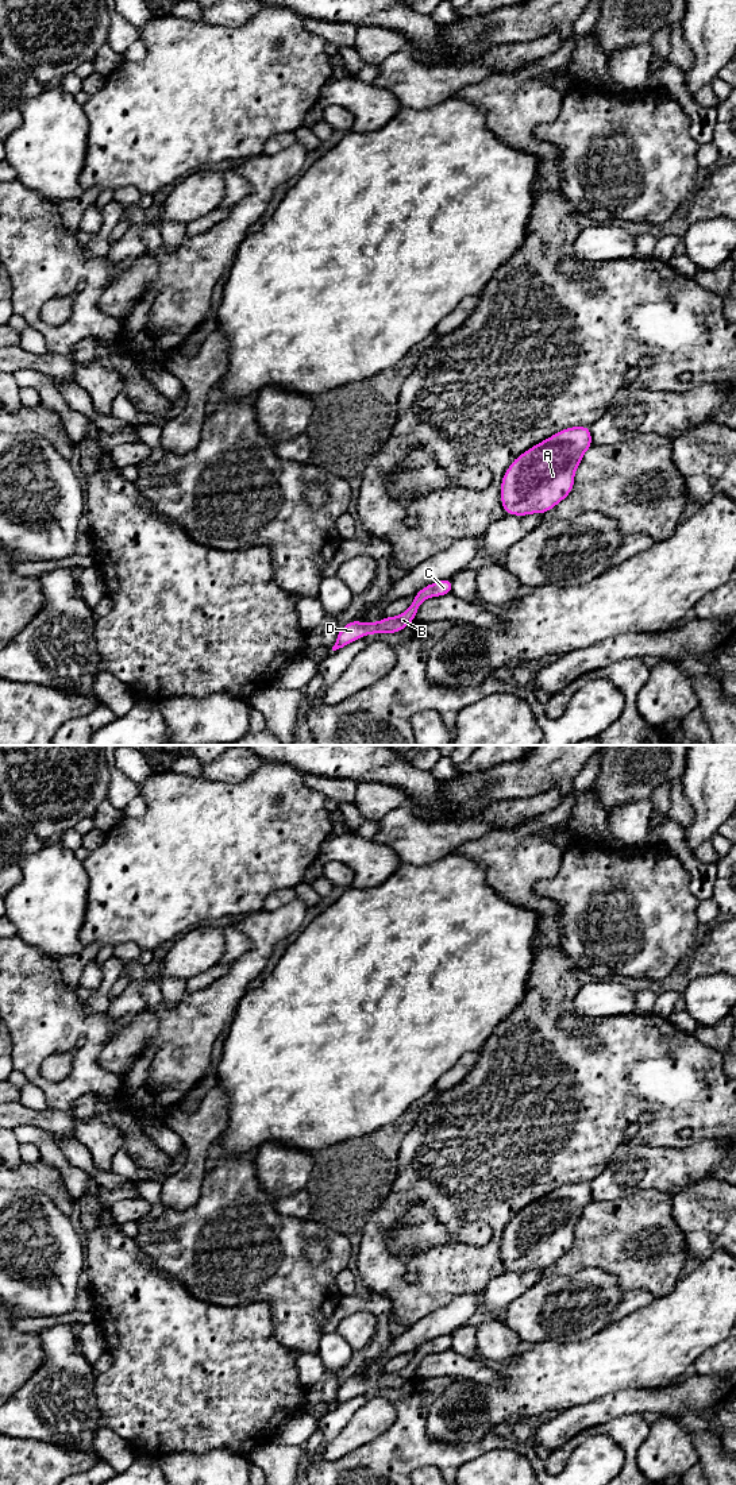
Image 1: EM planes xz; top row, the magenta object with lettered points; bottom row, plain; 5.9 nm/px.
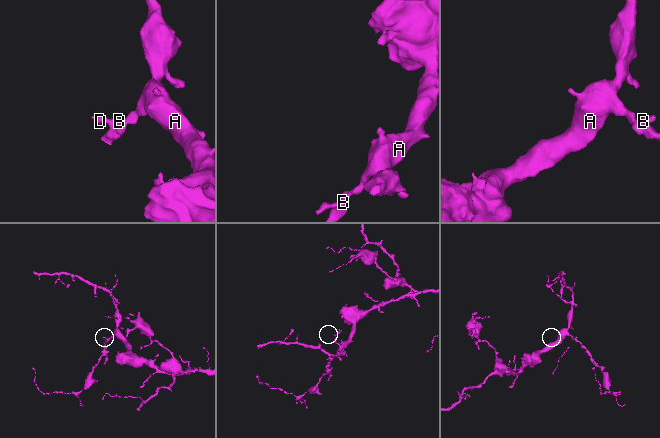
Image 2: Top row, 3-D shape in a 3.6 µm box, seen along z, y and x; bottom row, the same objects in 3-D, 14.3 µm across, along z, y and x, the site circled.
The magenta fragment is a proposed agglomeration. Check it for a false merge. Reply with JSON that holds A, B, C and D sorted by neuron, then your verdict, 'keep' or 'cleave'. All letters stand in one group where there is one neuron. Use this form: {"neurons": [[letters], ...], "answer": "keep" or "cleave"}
{"neurons": [["A", "B", "C", "D"]], "answer": "keep"}

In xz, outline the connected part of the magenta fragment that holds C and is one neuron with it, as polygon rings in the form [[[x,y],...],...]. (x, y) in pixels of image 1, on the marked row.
[[[442,579],[435,583],[431,583],[415,595],[412,605],[400,616],[396,617],[385,617],[377,622],[358,622],[355,620],[350,621],[346,626],[343,626],[336,637],[336,643],[332,647],[332,651],[343,648],[358,640],[366,634],[375,634],[375,633],[397,633],[401,632],[405,626],[408,626],[412,621],[415,621],[416,613],[423,601],[440,597],[446,594],[451,594],[452,582],[450,579]]]

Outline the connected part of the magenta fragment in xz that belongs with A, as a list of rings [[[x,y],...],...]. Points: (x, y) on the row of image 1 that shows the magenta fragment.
[[[571,427],[556,432],[517,456],[505,471],[500,487],[505,514],[544,514],[563,501],[574,487],[574,475],[583,454],[592,446],[590,427]]]

